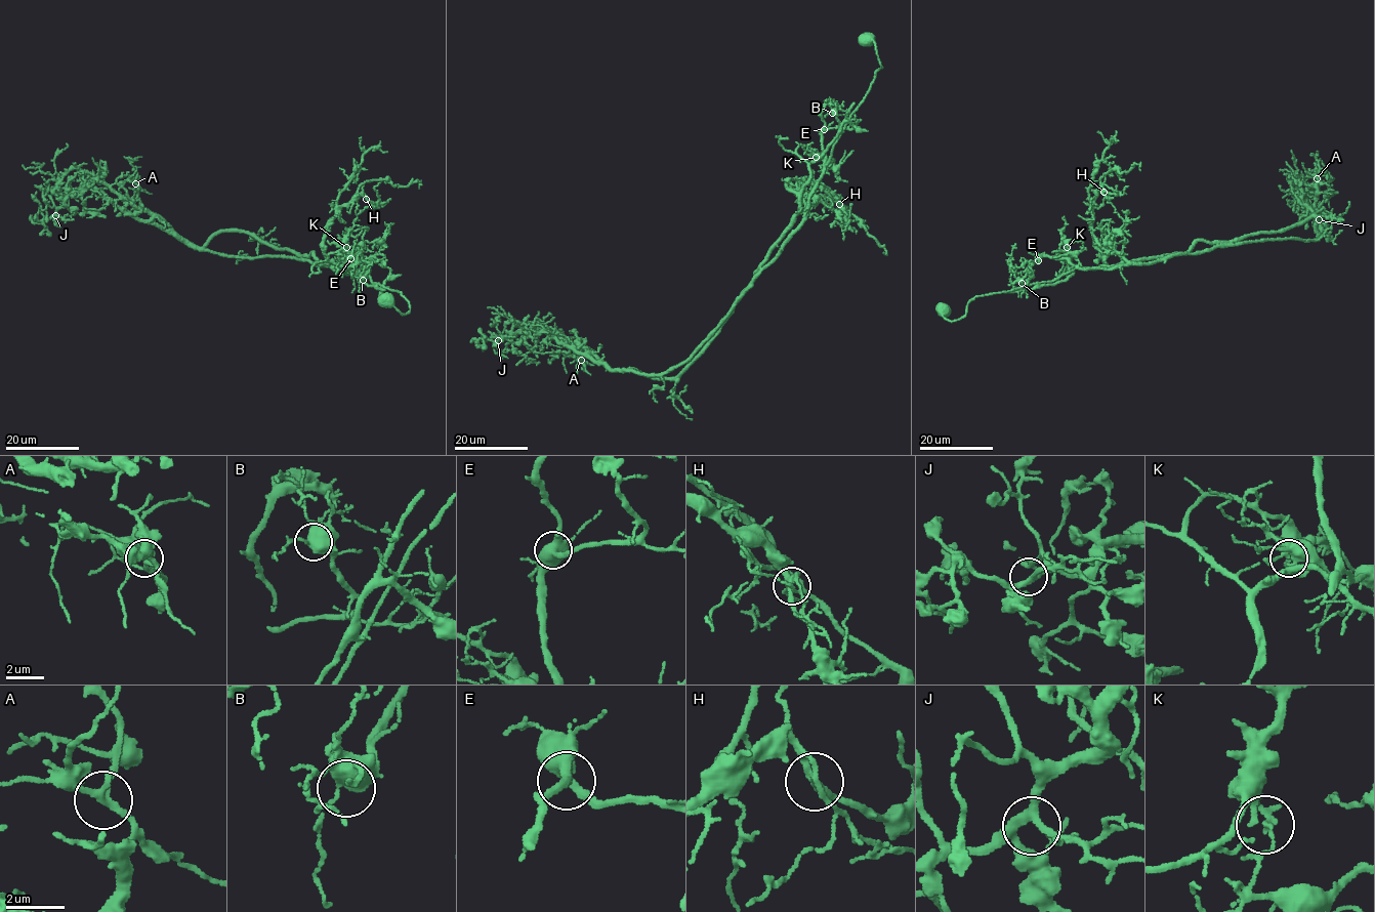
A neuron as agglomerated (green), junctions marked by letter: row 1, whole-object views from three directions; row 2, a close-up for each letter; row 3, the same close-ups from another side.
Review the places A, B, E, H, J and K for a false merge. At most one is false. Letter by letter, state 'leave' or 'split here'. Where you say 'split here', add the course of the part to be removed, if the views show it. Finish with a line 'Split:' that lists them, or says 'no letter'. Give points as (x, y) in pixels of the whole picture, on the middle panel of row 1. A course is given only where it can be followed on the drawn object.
A: leave
B: leave
E: leave
H: leave
J: leave
K: split here | (817, 158), (828, 161), (801, 223), (693, 355), (663, 373), (611, 371), (548, 327), (488, 306)
Split: K

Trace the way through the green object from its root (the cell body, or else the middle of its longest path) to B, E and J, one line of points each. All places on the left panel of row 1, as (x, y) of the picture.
B: (388, 301), (403, 315), (410, 311), (401, 292), (373, 283), (361, 261), (348, 254), (370, 264), (363, 280)
E: (388, 301), (403, 315), (410, 311), (409, 302), (401, 292), (373, 283), (361, 261), (348, 254), (350, 258)
J: (388, 301), (410, 311), (401, 292), (365, 272), (195, 249), (91, 188), (73, 192), (55, 215)

